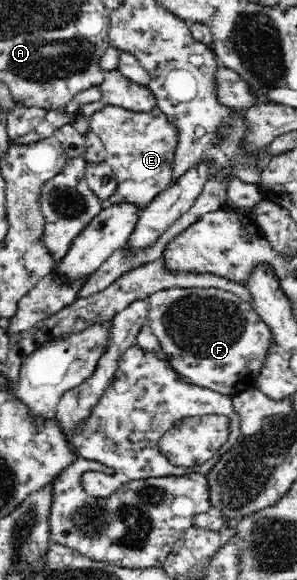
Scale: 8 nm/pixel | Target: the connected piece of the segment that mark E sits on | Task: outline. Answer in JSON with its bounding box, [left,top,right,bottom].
[90,105,180,208]

